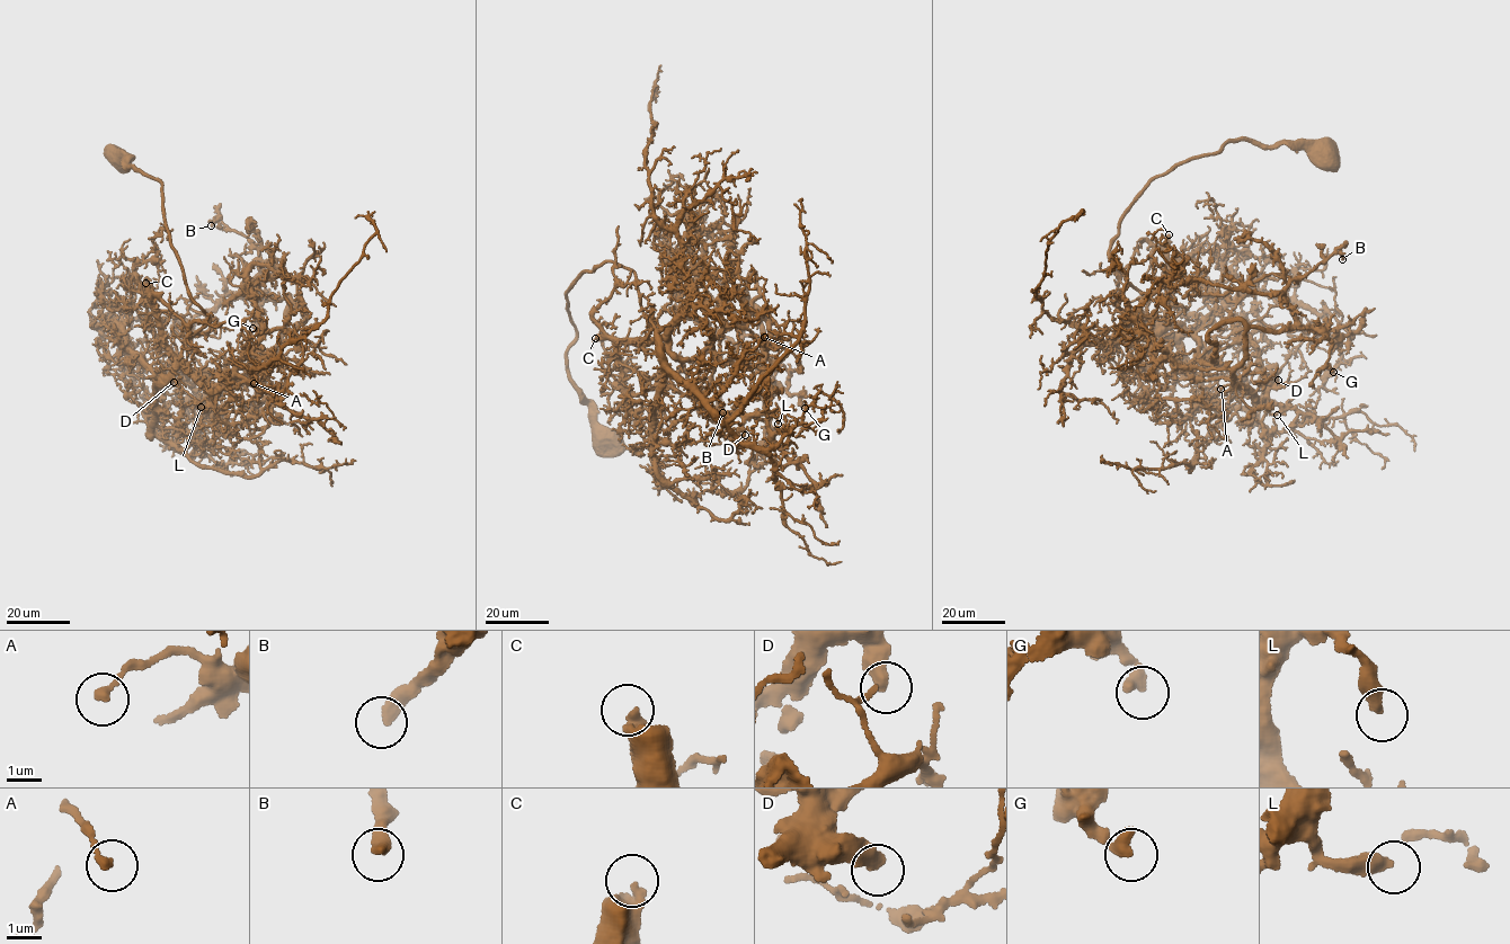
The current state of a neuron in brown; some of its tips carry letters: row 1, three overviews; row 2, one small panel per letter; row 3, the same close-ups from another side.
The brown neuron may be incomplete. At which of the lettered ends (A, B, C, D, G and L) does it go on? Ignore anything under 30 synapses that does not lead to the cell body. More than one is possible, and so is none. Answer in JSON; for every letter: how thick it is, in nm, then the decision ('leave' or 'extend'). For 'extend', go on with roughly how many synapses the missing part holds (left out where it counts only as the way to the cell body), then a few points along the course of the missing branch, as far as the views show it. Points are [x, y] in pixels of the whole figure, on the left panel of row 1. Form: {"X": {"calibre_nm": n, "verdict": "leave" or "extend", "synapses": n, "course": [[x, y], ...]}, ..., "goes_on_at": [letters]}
{"A": {"calibre_nm": 240, "verdict": "leave"}, "B": {"calibre_nm": 340, "verdict": "leave"}, "C": {"calibre_nm": 440, "verdict": "extend", "synapses": 950, "course": [[145, 283], [152, 265], [178, 249], [210, 246], [247, 225], [285, 223], [304, 195], [338, 206], [339, 220]]}, "D": {"calibre_nm": 320, "verdict": "leave"}, "G": {"calibre_nm": 360, "verdict": "leave"}, "L": {"calibre_nm": 400, "verdict": "leave"}, "goes_on_at": ["C"]}

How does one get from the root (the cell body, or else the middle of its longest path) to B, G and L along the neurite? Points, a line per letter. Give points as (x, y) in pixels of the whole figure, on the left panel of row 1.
B: (120, 159), (162, 183), (209, 317), (176, 368), (242, 366), (303, 320), (211, 225)
G: (120, 159), (162, 183), (209, 317), (175, 368), (254, 362), (303, 317), (256, 290), (252, 328)
L: (120, 159), (162, 183), (185, 284), (209, 317), (175, 368), (210, 404), (206, 371), (229, 381), (201, 407)

